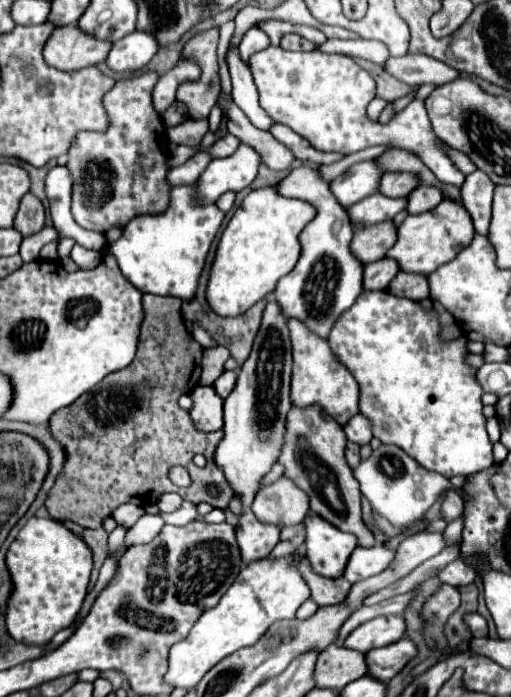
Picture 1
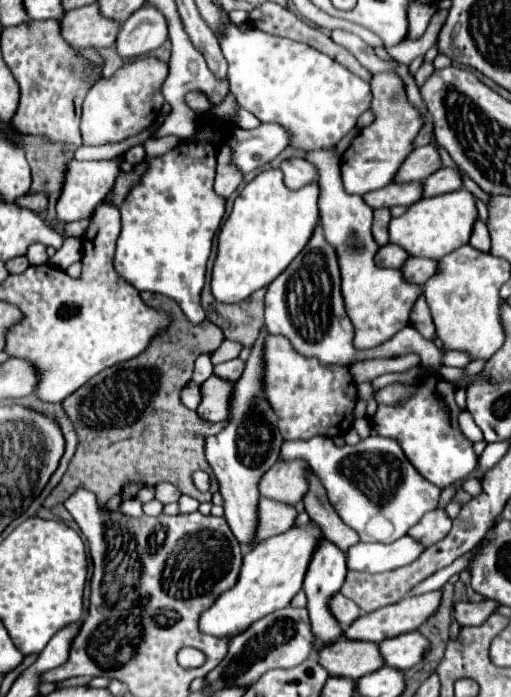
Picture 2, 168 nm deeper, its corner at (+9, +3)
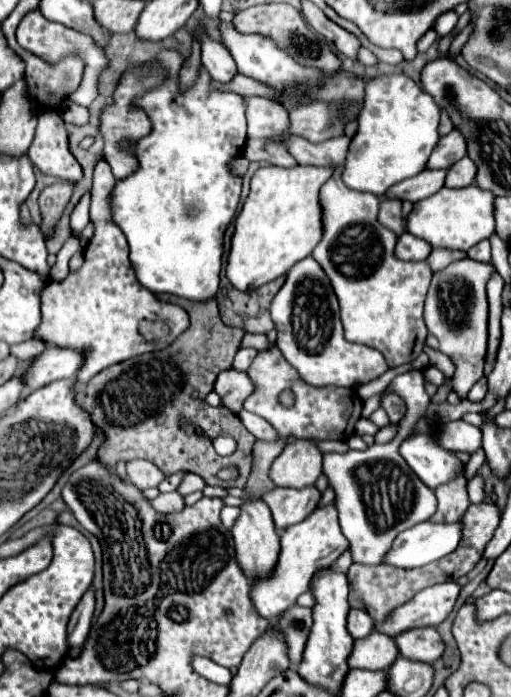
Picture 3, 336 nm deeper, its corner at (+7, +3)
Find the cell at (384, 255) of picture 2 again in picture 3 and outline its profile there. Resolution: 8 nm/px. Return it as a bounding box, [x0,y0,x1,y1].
[394,233,430,261]

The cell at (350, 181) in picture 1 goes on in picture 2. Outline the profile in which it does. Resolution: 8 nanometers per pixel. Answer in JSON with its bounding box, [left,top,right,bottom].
[342,73,424,195]

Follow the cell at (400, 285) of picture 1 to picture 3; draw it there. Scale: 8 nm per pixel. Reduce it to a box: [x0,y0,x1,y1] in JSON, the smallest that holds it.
[426,249,466,273]

